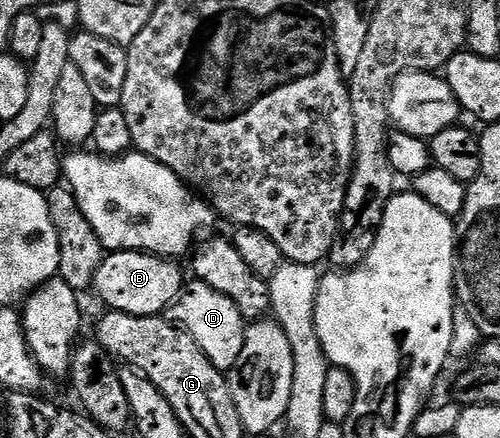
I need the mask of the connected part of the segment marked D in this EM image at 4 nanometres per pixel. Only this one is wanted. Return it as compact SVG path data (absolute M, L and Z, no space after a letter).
M197 279L187 280L183 284L182 294L170 306L168 317L197 343L200 351L204 351L204 355L218 369L229 371L240 359L248 322L240 315L240 307L236 307L228 295L220 295L220 291L208 287L208 283Z

